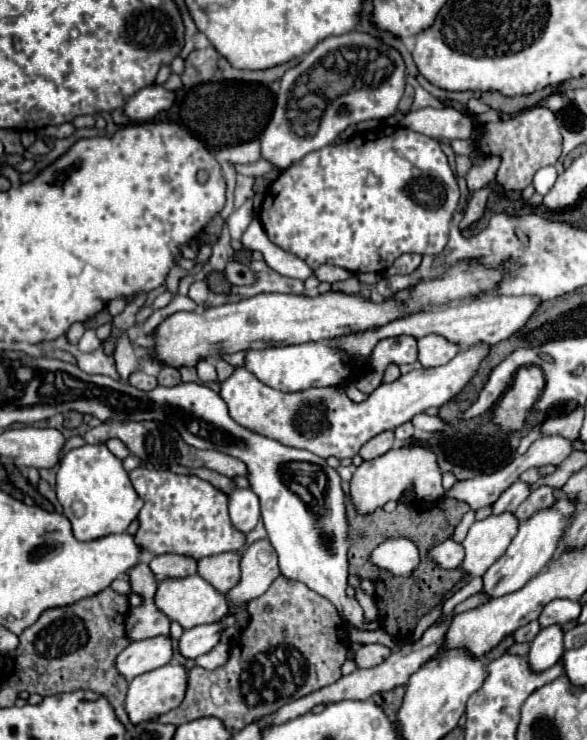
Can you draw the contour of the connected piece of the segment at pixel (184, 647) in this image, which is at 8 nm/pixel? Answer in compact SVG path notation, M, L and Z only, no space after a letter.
M213 622L207 626L195 626L185 630L179 638L179 654L183 658L197 658L217 646L223 630L223 622Z

